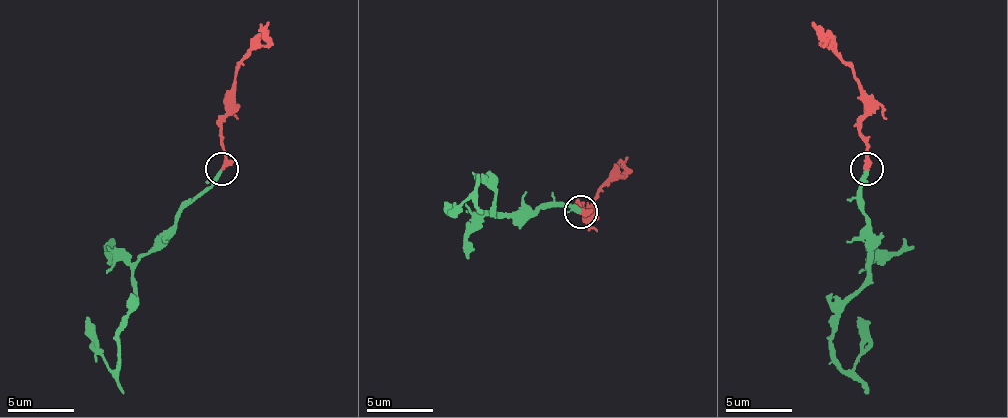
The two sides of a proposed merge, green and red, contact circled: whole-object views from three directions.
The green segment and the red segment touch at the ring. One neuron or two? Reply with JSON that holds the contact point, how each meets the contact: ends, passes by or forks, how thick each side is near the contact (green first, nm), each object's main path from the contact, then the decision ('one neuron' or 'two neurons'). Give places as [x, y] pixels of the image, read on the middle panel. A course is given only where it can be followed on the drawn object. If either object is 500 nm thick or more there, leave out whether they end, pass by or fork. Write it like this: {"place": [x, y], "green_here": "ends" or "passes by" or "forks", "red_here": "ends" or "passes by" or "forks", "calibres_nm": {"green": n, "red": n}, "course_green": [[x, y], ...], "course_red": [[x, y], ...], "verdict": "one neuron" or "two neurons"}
{"place": [581, 212], "green_here": "passes by", "red_here": "ends", "calibres_nm": {"green": 190, "red": 400}, "course_green": [[581, 213], [545, 206], [491, 213], [495, 192], [478, 179], [468, 199], [458, 206], [445, 202]], "course_red": [[581, 213], [581, 206], [585, 209], [595, 192], [628, 156]], "verdict": "one neuron"}

